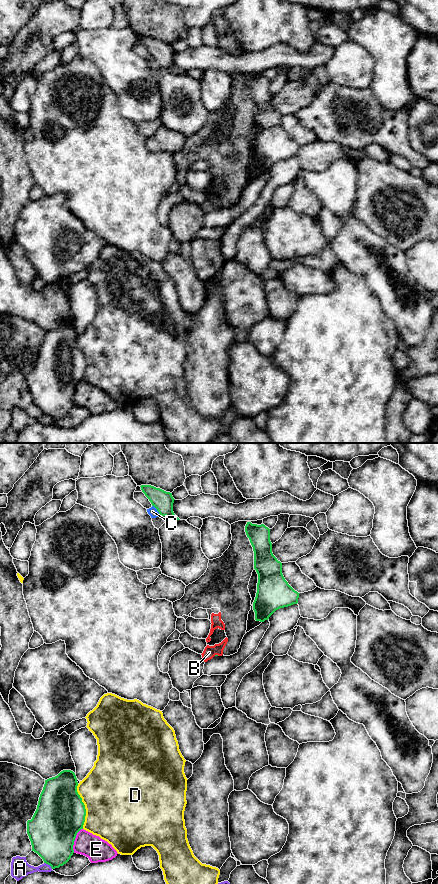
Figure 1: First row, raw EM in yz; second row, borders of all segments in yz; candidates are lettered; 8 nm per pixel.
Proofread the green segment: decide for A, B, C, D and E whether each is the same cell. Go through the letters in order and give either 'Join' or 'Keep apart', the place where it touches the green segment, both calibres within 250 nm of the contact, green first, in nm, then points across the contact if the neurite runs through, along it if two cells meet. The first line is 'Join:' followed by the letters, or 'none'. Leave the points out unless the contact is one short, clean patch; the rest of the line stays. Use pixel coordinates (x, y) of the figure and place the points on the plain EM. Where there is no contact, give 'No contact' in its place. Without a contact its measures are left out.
Join: none
A: Keep apart. Touches green at yz (48, 416). Thickness 360 nm (green) against 150 nm
B: Keep apart. Touches green at yz (216, 207). Thickness 20 nm (green) against 100 nm. Boundary: yz (214, 207), (218, 207)
C: Keep apart. Touches green at yz (157, 62). Thickness 160 nm (green) against 70 nm
D: Keep apart. Touches green at yz (84, 358). Thickness 400 nm (green) against 500 nm
E: Keep apart. Touches green at yz (74, 392). Thickness 400 nm (green) against 190 nm

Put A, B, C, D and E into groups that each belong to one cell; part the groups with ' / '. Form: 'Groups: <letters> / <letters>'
Groups: A / B / C / D / E

